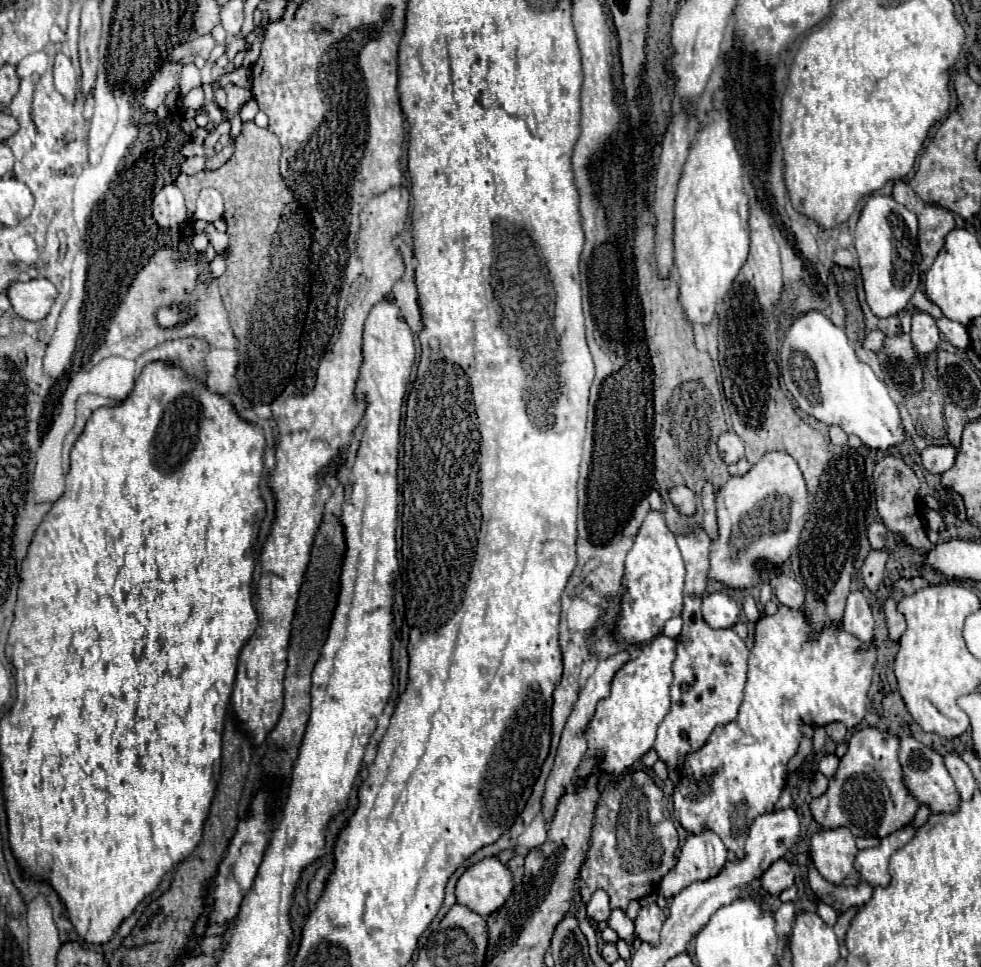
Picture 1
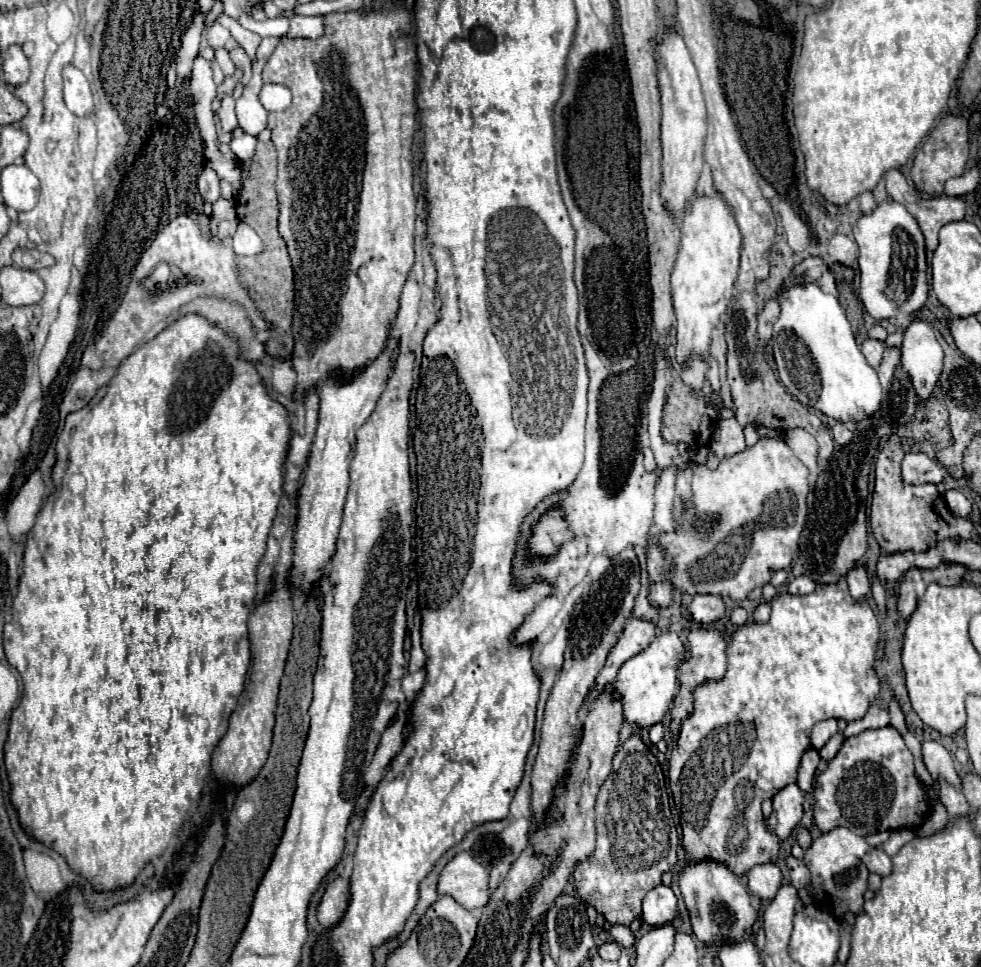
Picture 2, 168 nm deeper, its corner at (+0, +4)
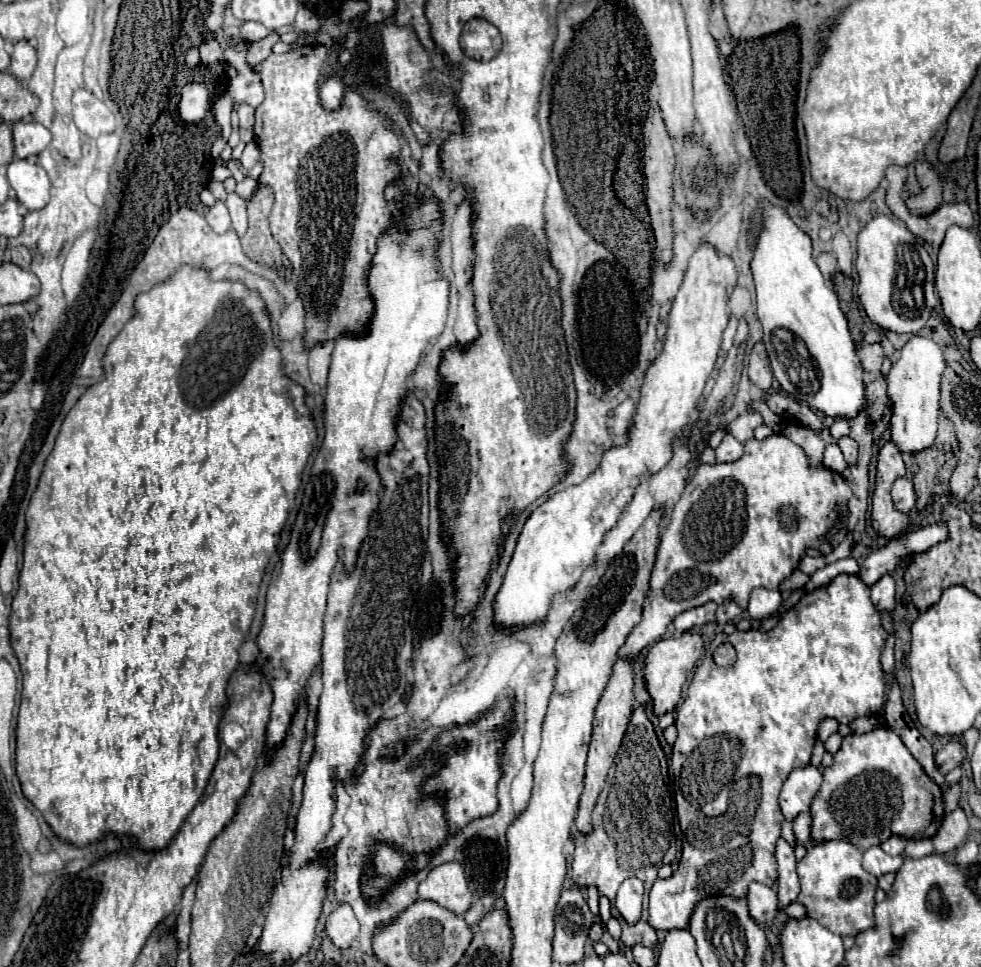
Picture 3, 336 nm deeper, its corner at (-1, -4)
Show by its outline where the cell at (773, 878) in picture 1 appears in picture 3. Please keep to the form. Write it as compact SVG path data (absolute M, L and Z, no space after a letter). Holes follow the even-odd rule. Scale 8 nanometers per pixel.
M751 882L747 892L747 906L749 906L749 916L757 924L771 924L779 912L777 892L765 884Z

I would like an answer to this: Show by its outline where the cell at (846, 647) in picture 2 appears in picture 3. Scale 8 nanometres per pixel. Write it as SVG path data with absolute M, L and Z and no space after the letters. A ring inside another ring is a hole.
M839 574L835 576L825 588L815 588L813 592L807 592L793 608L787 610L787 614L781 618L781 622L771 630L771 632L761 632L761 630L747 630L747 632L733 632L733 634L717 634L717 638L713 640L711 648L705 654L703 664L695 670L689 688L687 688L687 696L683 698L679 710L677 710L677 720L675 726L679 730L679 736L673 744L673 756L671 756L671 766L673 766L673 774L675 774L675 800L677 800L677 812L683 812L683 820L689 820L689 824L685 824L683 828L683 856L679 862L679 868L673 872L671 878L667 880L657 880L649 892L649 924L655 930L675 930L675 928L687 928L689 924L689 916L693 914L693 908L697 906L697 900L703 898L711 898L711 896L731 896L731 898L745 898L747 894L747 886L753 880L773 886L777 882L777 862L773 856L775 850L775 842L781 836L781 810L777 804L777 796L779 790L783 786L783 782L787 780L789 772L797 766L807 766L811 760L811 750L815 746L815 736L817 736L817 728L821 724L823 718L827 716L835 716L835 720L845 720L845 724L851 724L855 718L859 716L875 716L877 712L881 712L883 704L885 704L885 672L881 668L881 652L885 648L885 640L887 640L887 630L881 624L881 616L875 610L871 598L869 598L869 586L861 582L859 576L855 574ZM721 642L731 642L737 650L737 662L729 668L719 668L713 658L711 652L721 644Z

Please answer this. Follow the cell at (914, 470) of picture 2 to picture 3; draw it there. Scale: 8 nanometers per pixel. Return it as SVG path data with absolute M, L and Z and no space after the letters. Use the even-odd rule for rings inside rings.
M899 478L895 484L893 484L893 490L891 490L891 496L893 496L893 502L895 502L895 508L899 512L909 512L915 504L915 490L913 490L913 484L909 478Z

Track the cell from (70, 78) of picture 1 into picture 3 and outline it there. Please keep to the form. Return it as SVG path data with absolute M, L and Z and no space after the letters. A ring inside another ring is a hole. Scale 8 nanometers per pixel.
M77 90L73 94L73 120L77 128L91 138L111 134L115 130L113 112L89 90Z

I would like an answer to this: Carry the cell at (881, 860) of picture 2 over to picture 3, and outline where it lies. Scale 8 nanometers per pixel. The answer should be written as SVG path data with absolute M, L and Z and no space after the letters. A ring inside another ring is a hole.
M871 846L865 854L863 854L863 868L873 874L873 876L883 876L883 874L889 874L889 872L897 872L903 864L903 854L901 856L889 856L885 854L879 846Z

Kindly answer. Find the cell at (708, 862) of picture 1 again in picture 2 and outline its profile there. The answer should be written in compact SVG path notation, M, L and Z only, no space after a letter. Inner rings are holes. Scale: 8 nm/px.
M716 860L686 862L680 870L678 886L690 914L694 936L700 942L740 940L742 934L752 928L758 916L750 904L746 888L740 884L740 880L732 874L732 870L724 862Z

